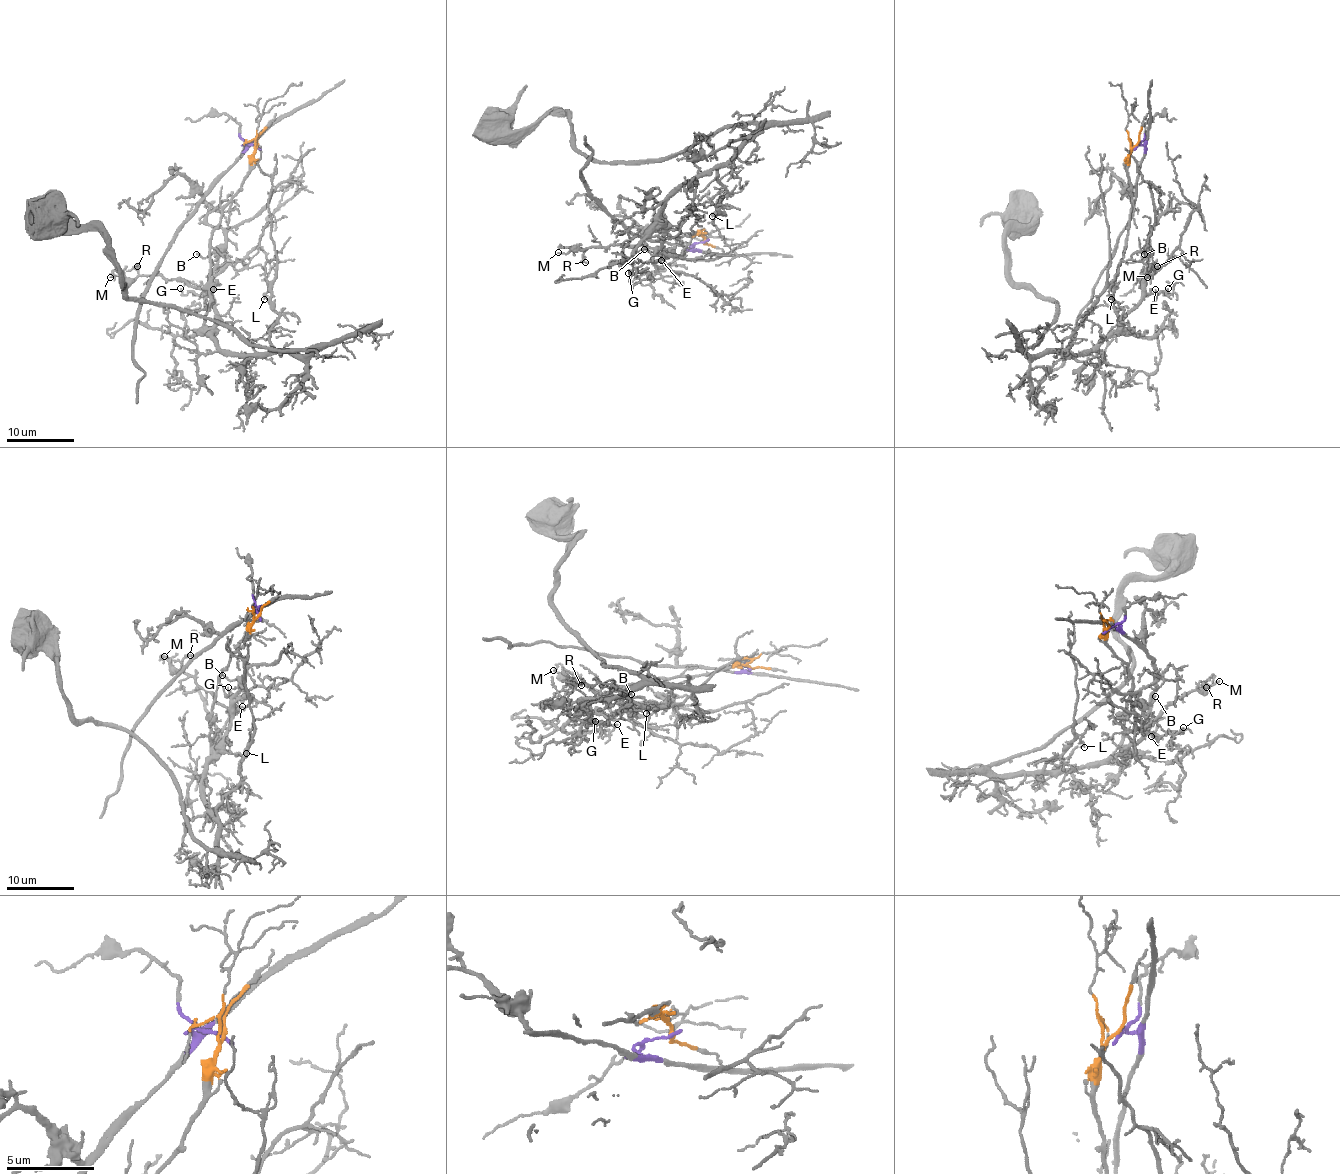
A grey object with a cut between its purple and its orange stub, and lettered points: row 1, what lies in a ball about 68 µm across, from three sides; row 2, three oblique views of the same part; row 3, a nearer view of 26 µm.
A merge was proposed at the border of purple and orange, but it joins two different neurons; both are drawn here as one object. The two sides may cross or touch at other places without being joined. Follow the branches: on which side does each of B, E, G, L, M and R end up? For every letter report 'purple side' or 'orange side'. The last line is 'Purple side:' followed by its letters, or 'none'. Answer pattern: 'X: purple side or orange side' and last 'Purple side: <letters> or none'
B: orange side
E: orange side
G: orange side
L: orange side
M: orange side
R: orange side
Purple side: none

